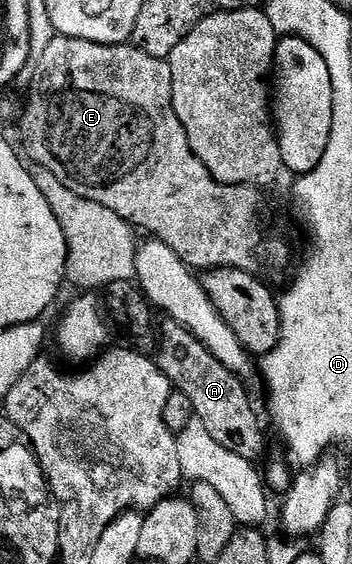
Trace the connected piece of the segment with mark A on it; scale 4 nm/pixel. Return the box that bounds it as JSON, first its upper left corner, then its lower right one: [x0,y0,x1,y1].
[155,319,265,461]

